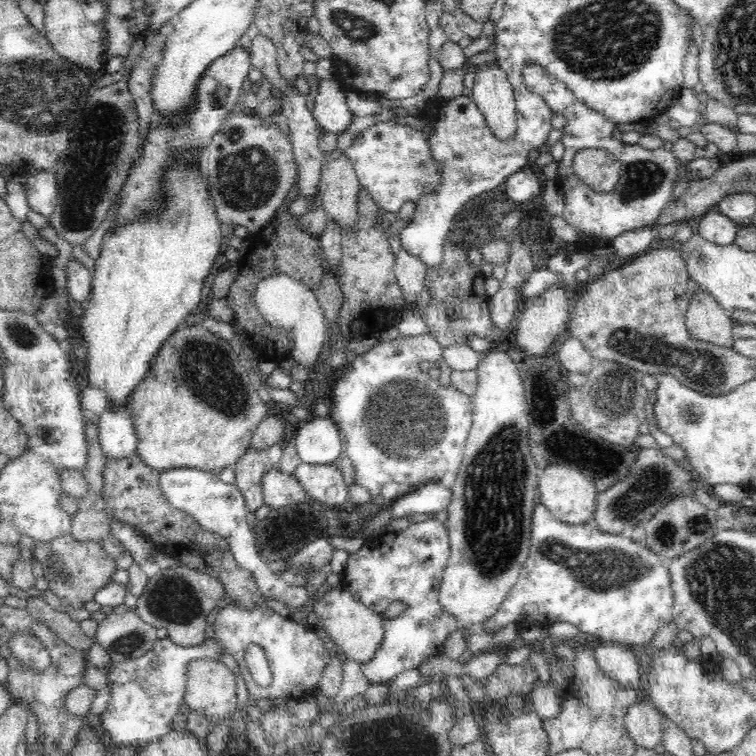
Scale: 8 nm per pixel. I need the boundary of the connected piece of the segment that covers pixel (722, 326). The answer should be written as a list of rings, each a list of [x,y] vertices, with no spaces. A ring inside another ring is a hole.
[[[699,288],[691,296],[685,319],[694,339],[731,348],[735,339],[731,315],[710,293]]]

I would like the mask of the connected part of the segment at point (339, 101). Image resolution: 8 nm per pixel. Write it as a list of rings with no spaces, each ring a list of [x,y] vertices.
[[[337,78],[319,79],[318,84],[312,116],[326,132],[340,134],[352,122],[352,111],[346,102],[346,90]]]

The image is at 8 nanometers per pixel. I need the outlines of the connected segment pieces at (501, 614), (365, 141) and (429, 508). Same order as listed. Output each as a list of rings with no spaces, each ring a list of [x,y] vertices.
[[[540,503],[535,505],[531,516],[531,546],[516,584],[496,614],[485,620],[481,629],[496,632],[508,624],[522,628],[564,621],[577,626],[581,632],[596,636],[603,644],[647,646],[656,631],[673,620],[672,584],[668,563],[649,546],[618,534],[602,532],[594,519],[584,524],[564,524]]]
[[[380,121],[360,132],[345,151],[355,166],[361,187],[368,189],[376,207],[387,211],[397,211],[406,202],[418,204],[427,190],[439,184],[439,164],[431,158],[427,140],[409,125]]]
[[[445,481],[426,482],[410,492],[401,493],[392,504],[392,517],[408,518],[412,514],[437,513],[448,508],[452,500],[451,486]]]

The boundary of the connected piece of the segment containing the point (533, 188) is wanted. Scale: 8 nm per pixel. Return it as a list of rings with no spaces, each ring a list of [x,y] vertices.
[[[533,165],[511,174],[505,180],[505,192],[515,205],[527,204],[542,192],[540,173]]]

